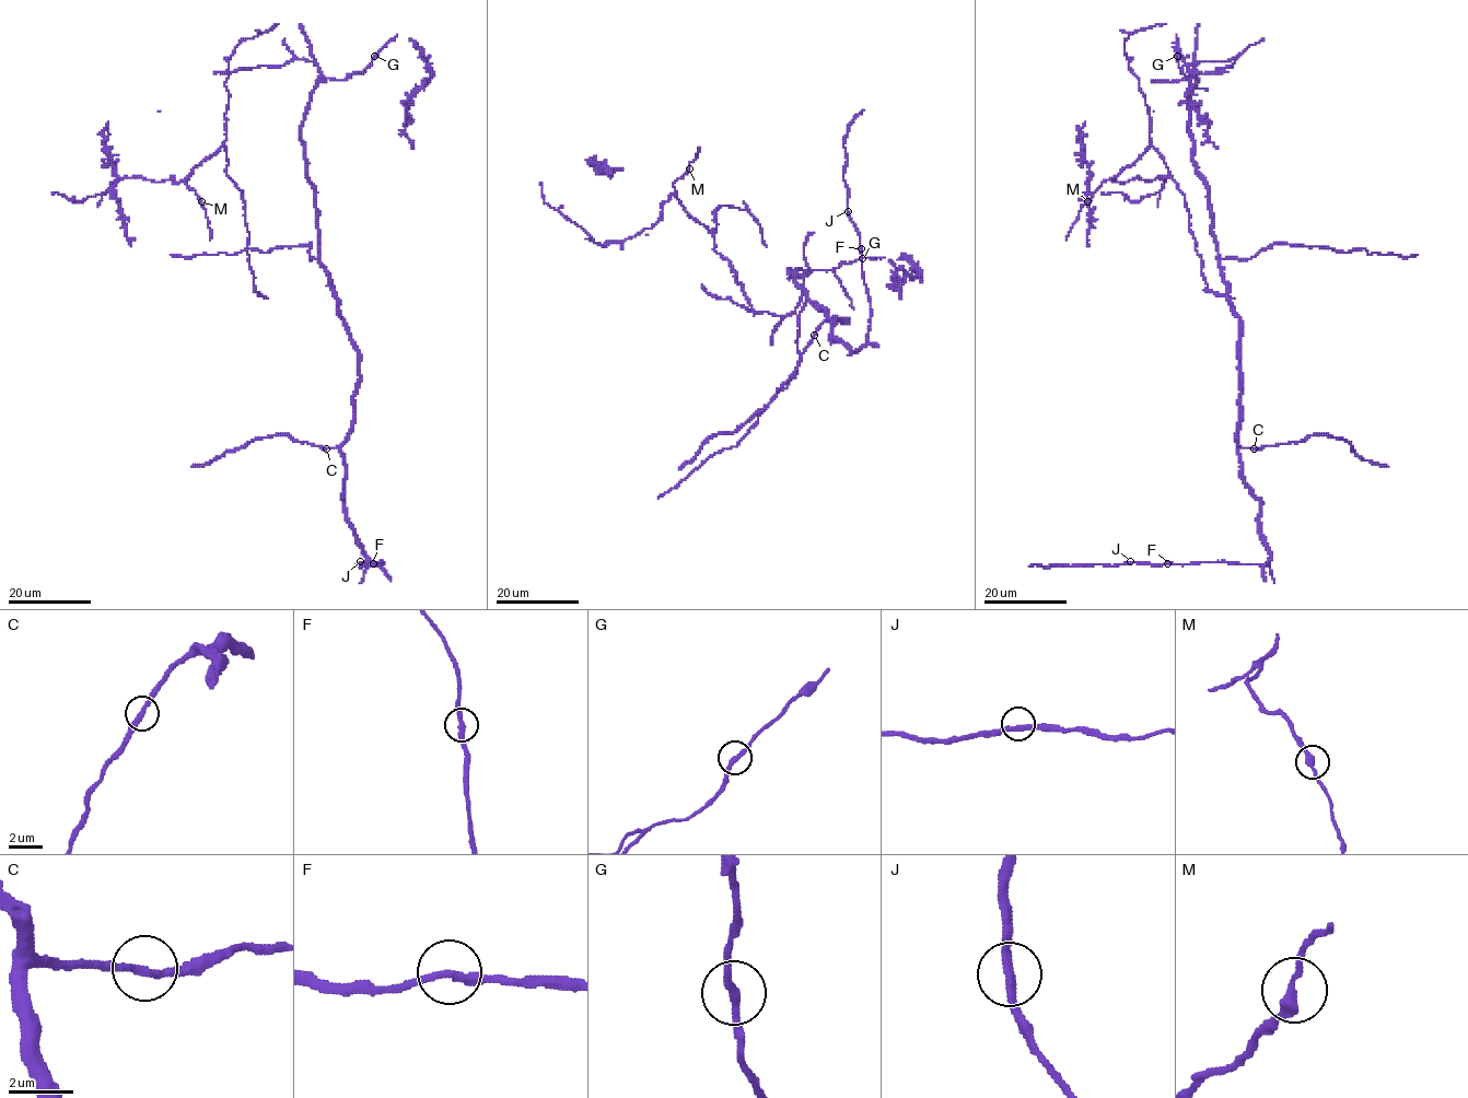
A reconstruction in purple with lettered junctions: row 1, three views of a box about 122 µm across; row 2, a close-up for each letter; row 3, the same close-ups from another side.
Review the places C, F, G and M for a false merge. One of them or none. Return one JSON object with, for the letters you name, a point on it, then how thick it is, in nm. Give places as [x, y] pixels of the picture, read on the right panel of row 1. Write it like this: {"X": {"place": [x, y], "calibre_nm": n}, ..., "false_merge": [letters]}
{"false_merge": []}

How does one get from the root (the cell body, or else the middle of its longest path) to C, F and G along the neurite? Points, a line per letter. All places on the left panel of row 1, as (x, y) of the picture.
C: (304, 148), (306, 179), (314, 188), (319, 265), (327, 275), (359, 366), (352, 431), (339, 446), (326, 448)
F: (304, 148), (319, 265), (358, 353), (353, 425), (341, 447), (345, 517), (362, 552), (383, 562), (372, 562)
G: (304, 148), (302, 121), (316, 82), (321, 79), (346, 81), (363, 71), (374, 57)

